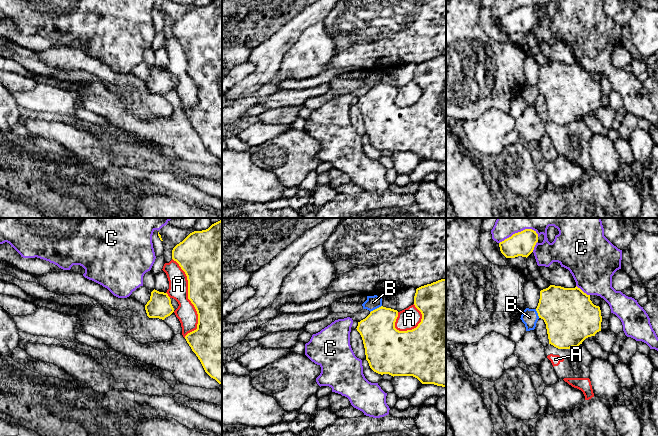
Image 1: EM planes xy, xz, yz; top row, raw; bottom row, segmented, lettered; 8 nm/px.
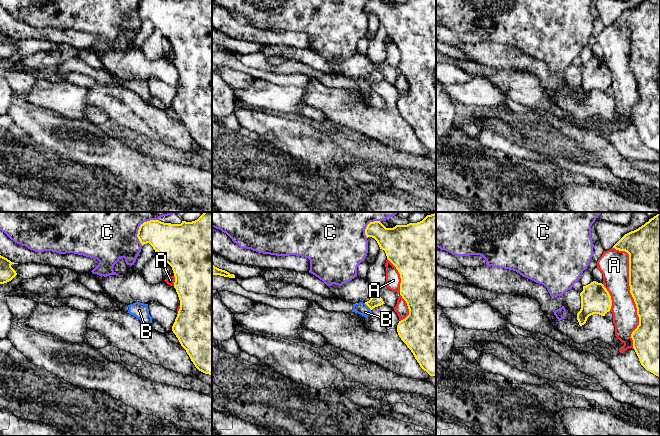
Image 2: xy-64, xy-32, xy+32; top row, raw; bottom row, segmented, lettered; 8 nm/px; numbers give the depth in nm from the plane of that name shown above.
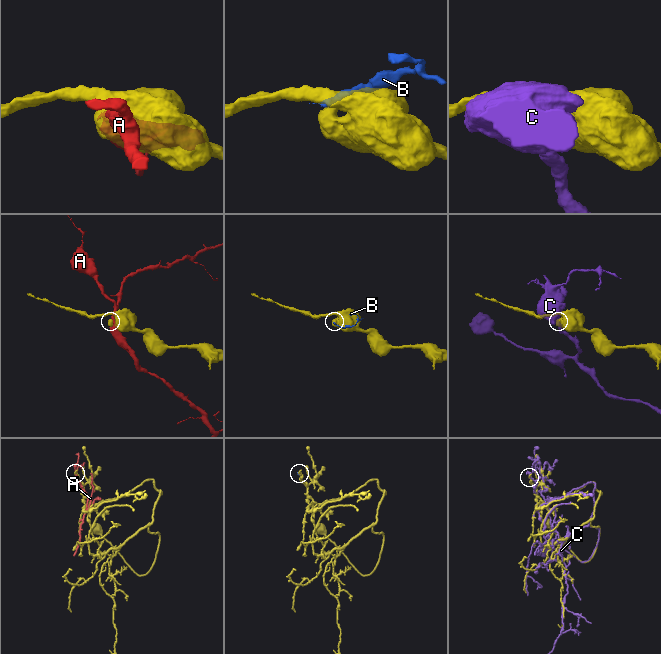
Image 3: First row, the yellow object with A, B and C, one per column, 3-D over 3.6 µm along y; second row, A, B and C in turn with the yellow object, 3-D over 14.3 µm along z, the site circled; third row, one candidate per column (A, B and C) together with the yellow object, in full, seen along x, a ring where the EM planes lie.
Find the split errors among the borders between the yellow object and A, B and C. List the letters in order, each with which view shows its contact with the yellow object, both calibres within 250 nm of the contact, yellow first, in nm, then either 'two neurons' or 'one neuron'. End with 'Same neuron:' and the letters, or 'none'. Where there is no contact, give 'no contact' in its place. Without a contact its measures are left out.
A: xy | 480/160 nm | two neurons
B: xz | 300/110 nm | two neurons
C: yz | 420/380 nm | two neurons
Same neuron: none

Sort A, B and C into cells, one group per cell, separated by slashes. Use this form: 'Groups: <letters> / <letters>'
Groups: A / B / C

